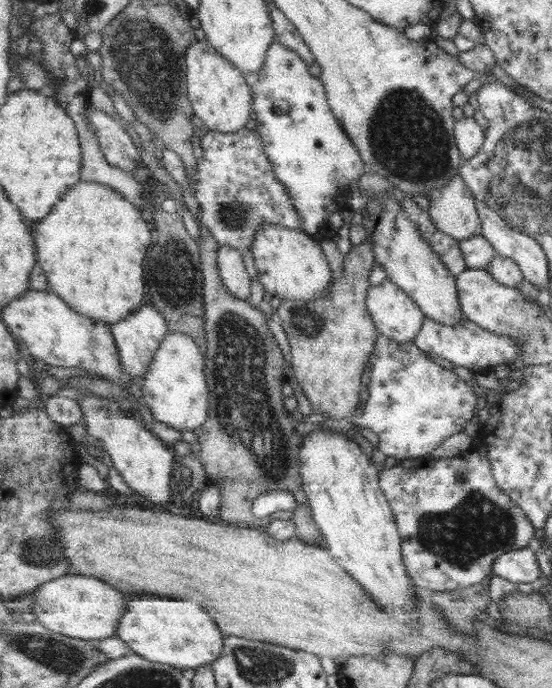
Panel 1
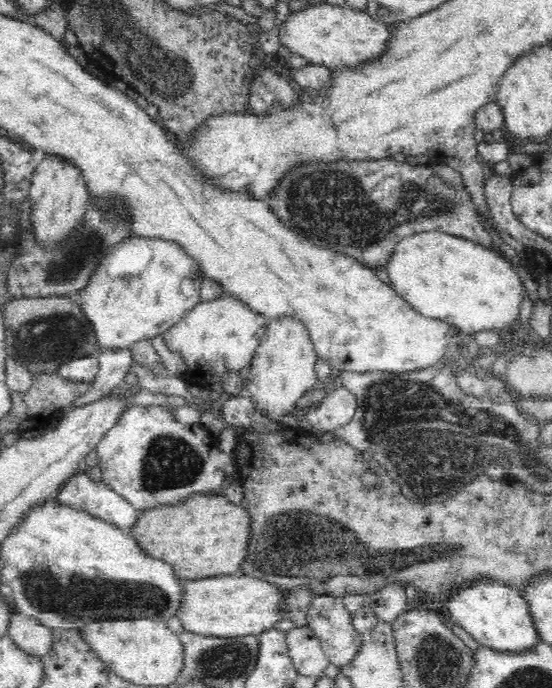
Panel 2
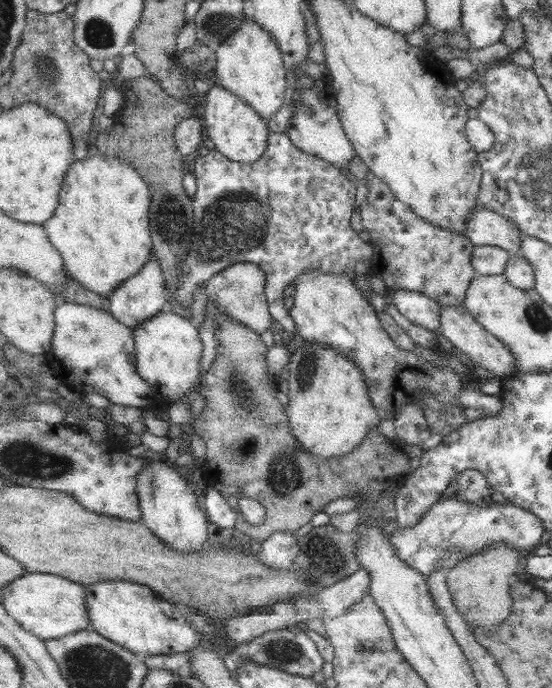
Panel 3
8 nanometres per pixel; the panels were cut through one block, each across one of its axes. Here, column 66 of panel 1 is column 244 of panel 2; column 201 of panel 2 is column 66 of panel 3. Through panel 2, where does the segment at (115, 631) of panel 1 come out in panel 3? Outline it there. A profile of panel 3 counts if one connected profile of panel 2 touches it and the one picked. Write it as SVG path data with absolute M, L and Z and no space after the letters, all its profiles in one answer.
M45 572L26 573L14 583L8 584L3 593L3 603L10 616L42 640L62 639L91 628L92 620L88 612L88 602L85 600L85 588L68 577Z

